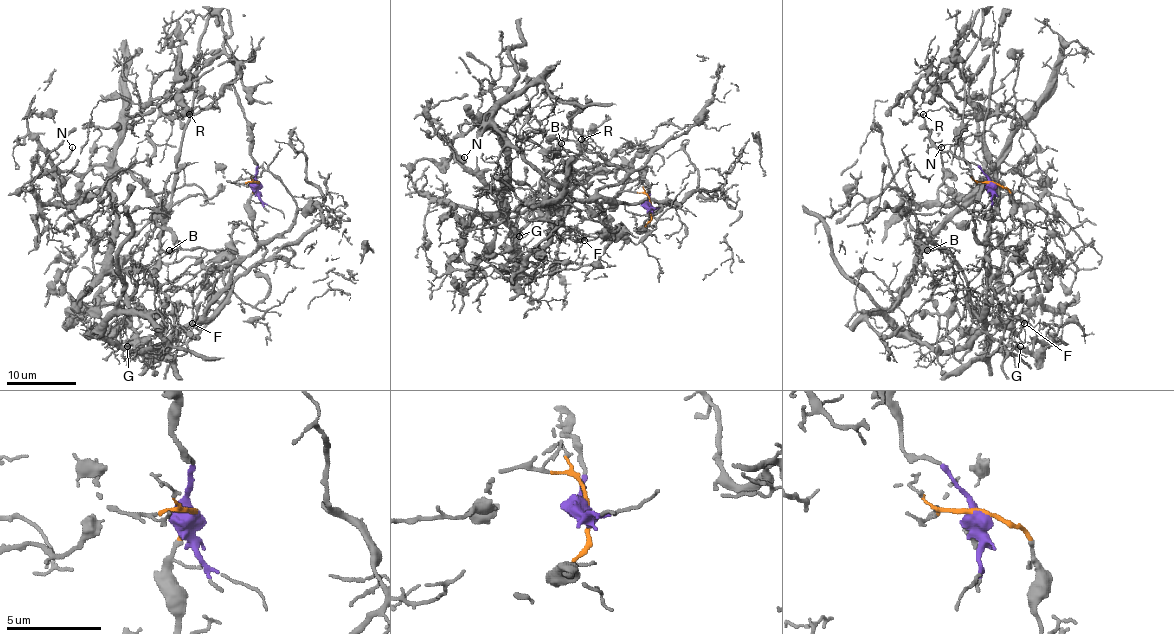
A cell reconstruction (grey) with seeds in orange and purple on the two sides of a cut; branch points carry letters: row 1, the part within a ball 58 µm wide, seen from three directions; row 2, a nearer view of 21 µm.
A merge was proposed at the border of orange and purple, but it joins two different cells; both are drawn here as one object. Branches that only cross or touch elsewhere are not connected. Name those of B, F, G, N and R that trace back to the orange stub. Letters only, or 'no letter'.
B, F, G

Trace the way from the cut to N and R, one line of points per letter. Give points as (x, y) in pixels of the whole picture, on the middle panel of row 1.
N: (650, 207), (641, 176), (612, 198), (613, 172), (594, 172), (542, 184), (520, 231), (447, 160), (464, 157)
R: (650, 207), (641, 176), (612, 198), (622, 184), (594, 172), (542, 184), (535, 216), (596, 169), (580, 139)

